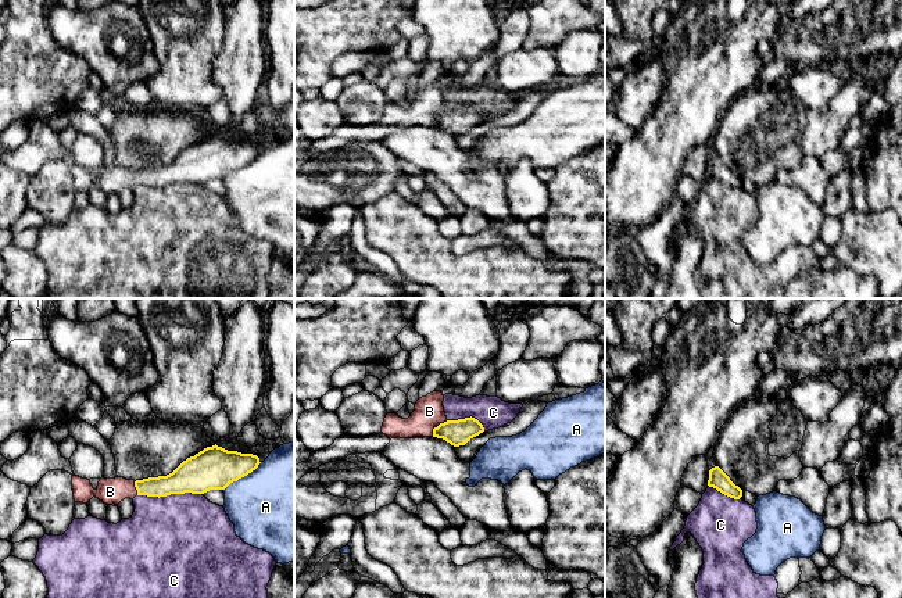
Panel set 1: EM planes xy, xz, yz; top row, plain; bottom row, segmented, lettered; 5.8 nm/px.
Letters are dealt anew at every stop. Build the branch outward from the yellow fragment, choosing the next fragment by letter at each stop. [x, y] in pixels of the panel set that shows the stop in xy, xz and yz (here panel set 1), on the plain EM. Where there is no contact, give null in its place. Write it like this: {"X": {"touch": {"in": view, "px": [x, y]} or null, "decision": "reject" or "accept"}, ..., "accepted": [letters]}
{"A": {"touch": {"in": "xy", "px": [242, 165]}, "decision": "reject"}, "B": {"touch": {"in": "xy", "px": [136, 178]}, "decision": "accept"}, "C": {"touch": {"in": "xy", "px": [169, 183]}, "decision": "reject"}, "accepted": ["B"]}

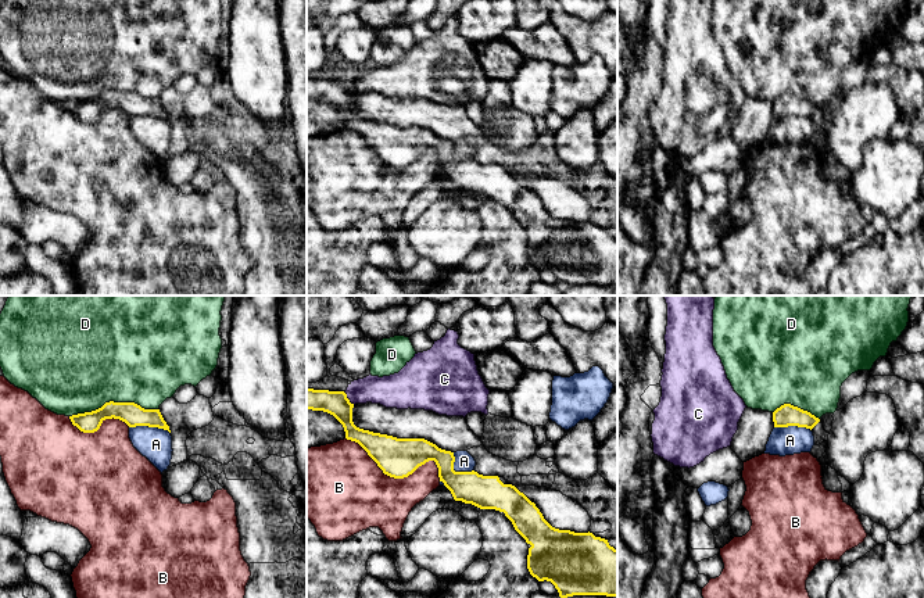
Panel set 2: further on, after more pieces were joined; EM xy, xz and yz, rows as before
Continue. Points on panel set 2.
{"A": {"touch": {"in": "xy", "px": [150, 115]}, "decision": "reject"}, "B": {"touch": {"in": "xz", "px": [398, 167]}, "decision": "reject"}, "C": {"touch": {"in": "xz", "px": [347, 88]}, "decision": "reject"}, "D": {"touch": {"in": "xy", "px": [113, 90]}, "decision": "reject"}, "accepted": []}

